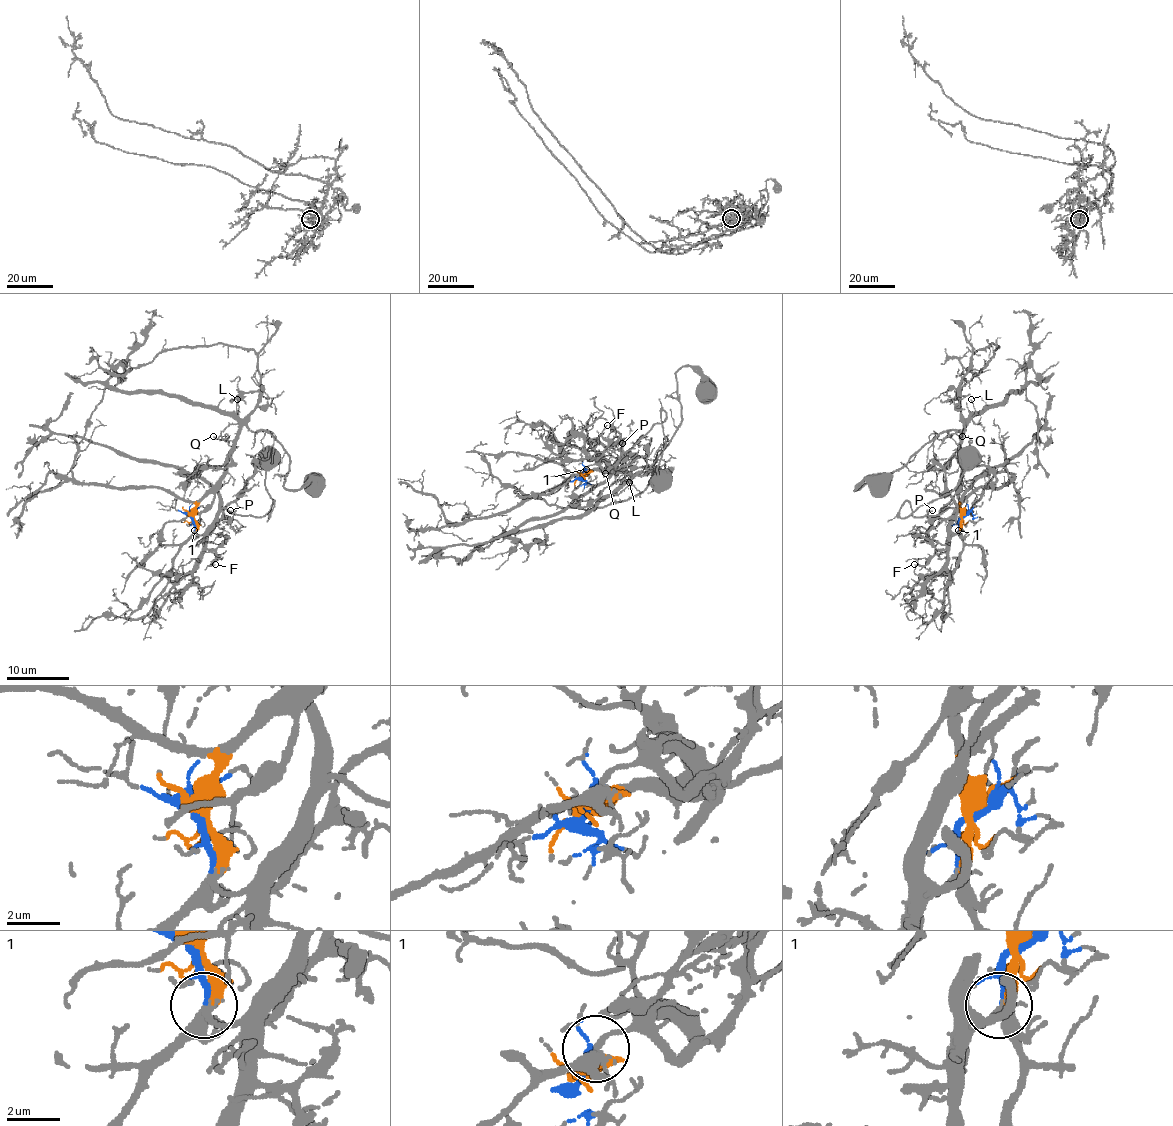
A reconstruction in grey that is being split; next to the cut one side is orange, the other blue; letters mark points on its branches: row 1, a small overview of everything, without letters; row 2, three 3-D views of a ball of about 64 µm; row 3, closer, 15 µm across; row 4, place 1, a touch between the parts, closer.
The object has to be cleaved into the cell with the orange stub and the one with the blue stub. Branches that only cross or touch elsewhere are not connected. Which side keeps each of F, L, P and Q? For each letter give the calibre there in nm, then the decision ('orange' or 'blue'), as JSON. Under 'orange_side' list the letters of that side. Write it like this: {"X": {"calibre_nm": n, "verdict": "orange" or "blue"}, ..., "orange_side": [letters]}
{"F": {"calibre_nm": 100, "verdict": "blue"}, "L": {"calibre_nm": 110, "verdict": "orange"}, "P": {"calibre_nm": 60, "verdict": "blue"}, "Q": {"calibre_nm": 130, "verdict": "orange"}, "orange_side": ["L", "Q"]}

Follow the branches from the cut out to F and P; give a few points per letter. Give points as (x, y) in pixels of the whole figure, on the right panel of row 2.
F: (964, 515), (945, 548), (940, 548), (923, 566), (914, 564)
P: (964, 515), (953, 534), (950, 525), (954, 520), (931, 519), (928, 512), (933, 511)

